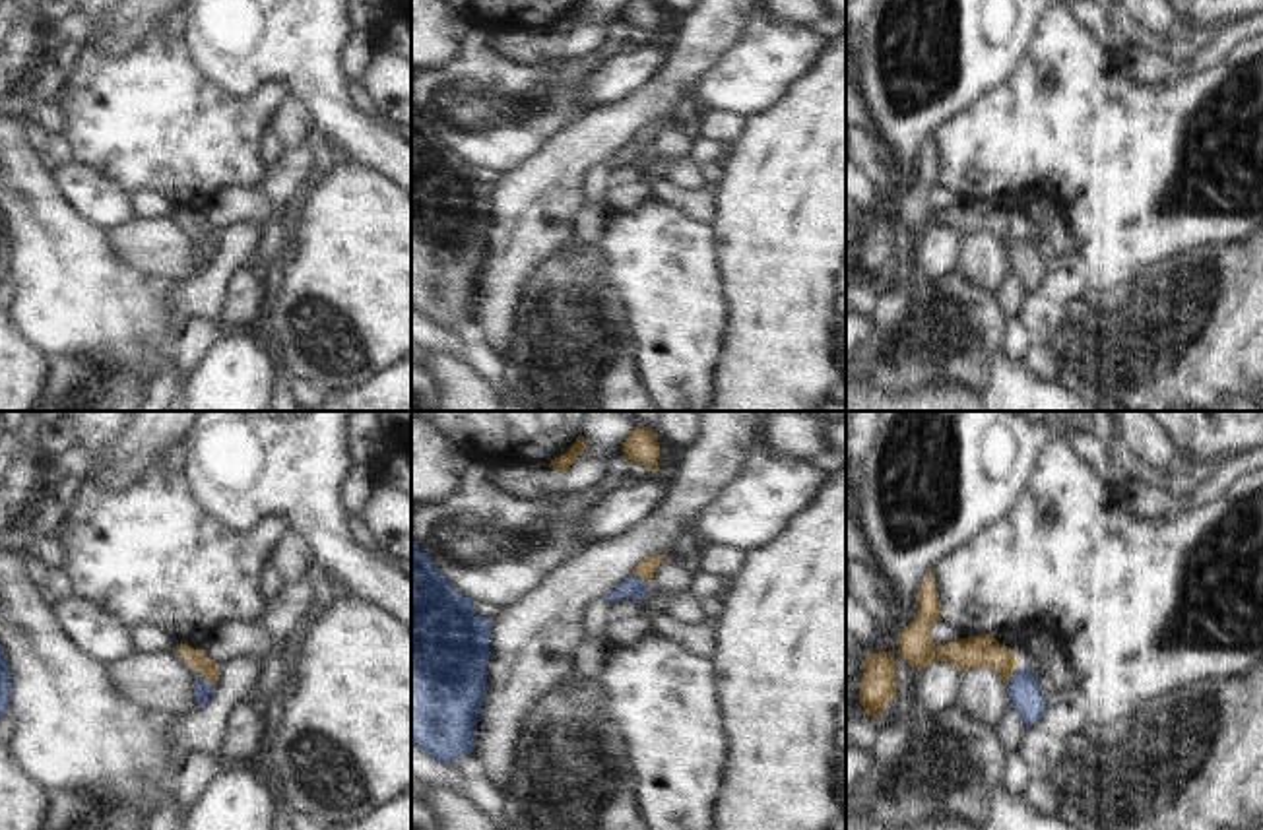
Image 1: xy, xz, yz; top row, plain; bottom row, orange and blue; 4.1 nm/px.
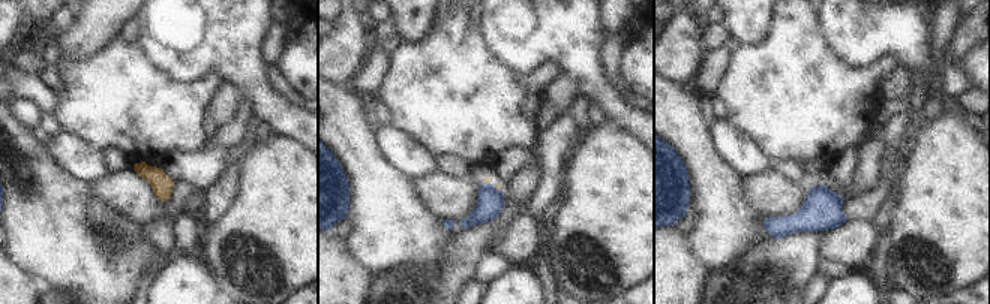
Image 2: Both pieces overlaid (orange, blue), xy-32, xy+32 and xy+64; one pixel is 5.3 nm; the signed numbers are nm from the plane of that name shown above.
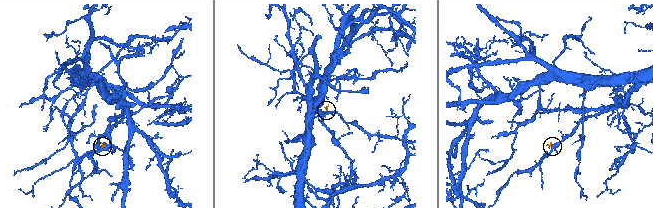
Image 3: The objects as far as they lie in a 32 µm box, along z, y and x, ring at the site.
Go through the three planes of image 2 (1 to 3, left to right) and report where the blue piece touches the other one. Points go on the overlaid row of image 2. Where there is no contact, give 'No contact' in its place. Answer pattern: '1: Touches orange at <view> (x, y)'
1: No contact
2: Touches orange at xy+32 (497, 187)
3: No contact.

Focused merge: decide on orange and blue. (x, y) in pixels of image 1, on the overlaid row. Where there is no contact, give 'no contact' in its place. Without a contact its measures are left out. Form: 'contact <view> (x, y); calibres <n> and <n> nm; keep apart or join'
contact xy (204, 677); calibres 90 and 70 nm; join

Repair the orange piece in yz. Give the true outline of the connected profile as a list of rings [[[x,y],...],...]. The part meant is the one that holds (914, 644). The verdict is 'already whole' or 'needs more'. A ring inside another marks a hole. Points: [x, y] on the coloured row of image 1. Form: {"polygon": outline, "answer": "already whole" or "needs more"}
{"polygon": [[[935,570],[922,580],[916,603],[918,615],[902,628],[896,644],[912,669],[925,669],[933,661],[947,661],[962,673],[974,667],[995,669],[1009,685],[1011,706],[1020,714],[1024,725],[1032,727],[1042,719],[1048,698],[1038,688],[1036,675],[1022,669],[1017,654],[999,644],[993,634],[958,638],[941,646],[931,640],[931,626],[941,619]]], "answer": "needs more"}

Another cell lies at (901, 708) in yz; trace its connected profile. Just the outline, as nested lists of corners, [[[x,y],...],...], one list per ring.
[[[891,646],[896,661],[896,690],[889,706],[877,718],[881,723],[896,723],[898,727],[914,733],[918,729],[918,718],[914,712],[914,669],[898,654],[898,646]]]

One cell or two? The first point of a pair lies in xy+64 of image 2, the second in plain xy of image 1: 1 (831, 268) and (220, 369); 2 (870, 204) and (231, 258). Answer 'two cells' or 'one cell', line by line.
1: two cells
2: two cells

